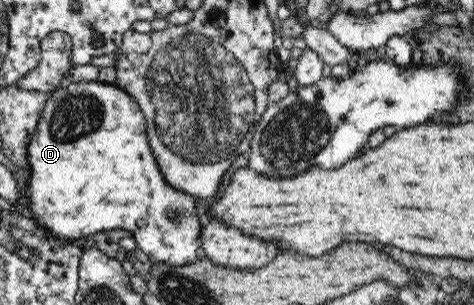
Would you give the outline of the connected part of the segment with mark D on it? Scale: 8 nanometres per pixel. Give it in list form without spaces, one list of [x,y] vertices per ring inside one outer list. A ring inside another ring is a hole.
[[[68,82],[67,85],[54,90],[50,93],[47,103],[44,105],[44,110],[40,115],[40,120],[36,125],[36,131],[33,133],[28,149],[26,149],[26,156],[28,156],[28,169],[30,175],[27,182],[27,208],[32,213],[32,218],[40,230],[43,230],[44,236],[54,238],[59,243],[67,243],[72,245],[72,242],[78,239],[85,239],[86,237],[94,236],[100,232],[107,232],[112,229],[128,229],[132,231],[133,238],[138,243],[140,248],[146,255],[148,255],[152,263],[165,263],[173,266],[183,266],[193,264],[200,254],[200,221],[198,221],[198,209],[196,203],[190,194],[178,191],[171,188],[164,182],[164,176],[160,173],[160,168],[156,164],[154,154],[149,144],[147,136],[147,122],[144,118],[144,113],[140,110],[136,99],[132,97],[127,91],[124,91],[118,85],[96,82]],[[143,220],[144,225],[138,226],[138,221]]]

